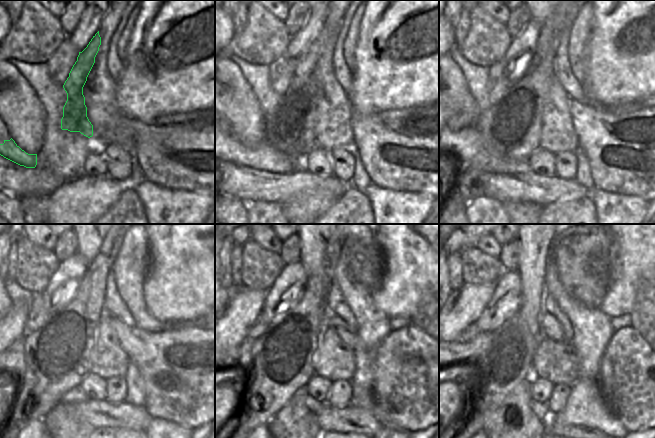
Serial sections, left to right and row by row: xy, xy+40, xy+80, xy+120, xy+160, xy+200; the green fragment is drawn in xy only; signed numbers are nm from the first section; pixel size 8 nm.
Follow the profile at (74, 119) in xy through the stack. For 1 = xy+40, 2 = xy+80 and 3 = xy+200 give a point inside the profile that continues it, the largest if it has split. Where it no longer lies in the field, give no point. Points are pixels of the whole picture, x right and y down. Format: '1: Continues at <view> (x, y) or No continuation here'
1: Continues at xy+40 (298, 126)
2: Continues at xy+80 (527, 96)
3: Continues at xy+200 (585, 263)

